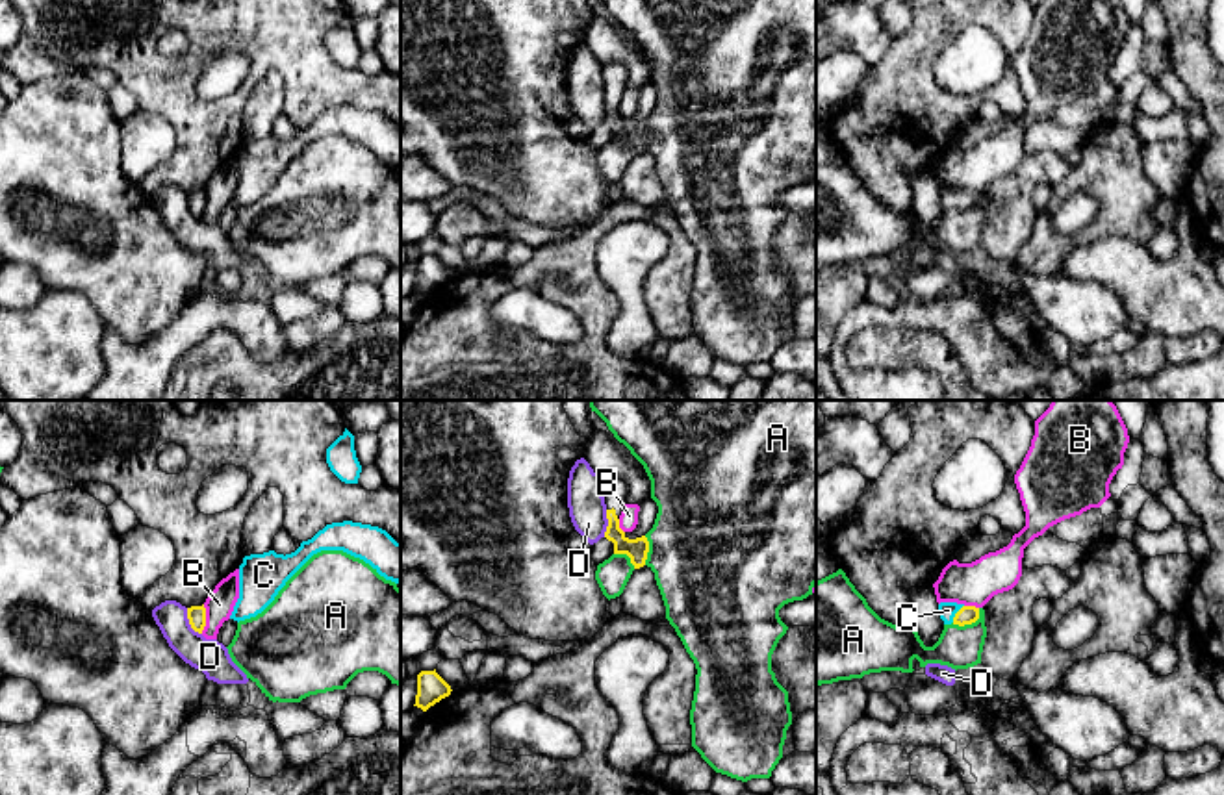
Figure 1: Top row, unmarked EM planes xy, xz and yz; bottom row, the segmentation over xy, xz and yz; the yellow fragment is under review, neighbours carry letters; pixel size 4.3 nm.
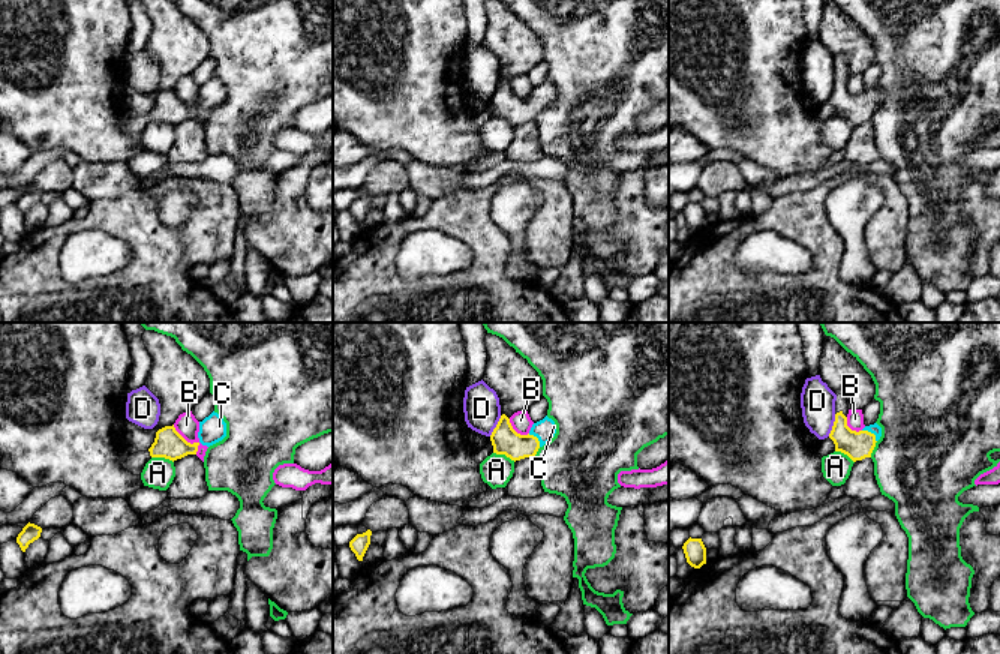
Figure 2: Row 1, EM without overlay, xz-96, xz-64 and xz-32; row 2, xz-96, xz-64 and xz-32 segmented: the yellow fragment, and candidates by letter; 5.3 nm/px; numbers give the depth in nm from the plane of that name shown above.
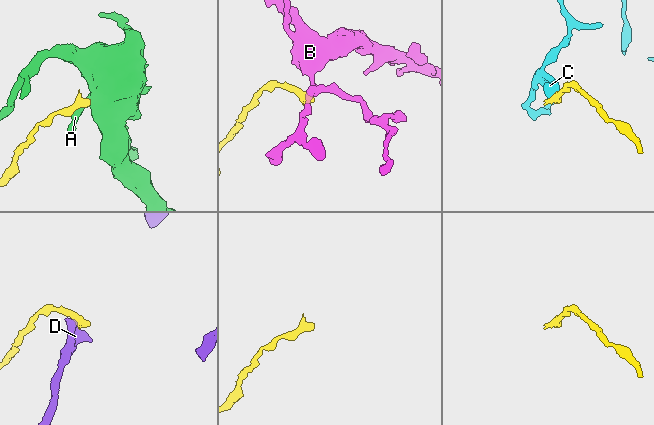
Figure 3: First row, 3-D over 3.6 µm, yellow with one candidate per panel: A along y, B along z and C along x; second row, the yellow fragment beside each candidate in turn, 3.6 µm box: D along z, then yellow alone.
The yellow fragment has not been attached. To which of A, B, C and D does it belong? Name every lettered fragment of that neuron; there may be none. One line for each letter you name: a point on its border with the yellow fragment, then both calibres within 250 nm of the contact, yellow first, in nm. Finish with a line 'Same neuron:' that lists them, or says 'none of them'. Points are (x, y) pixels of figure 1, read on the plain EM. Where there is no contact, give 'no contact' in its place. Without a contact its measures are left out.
C: contact yz (956, 199); calibres 80 and 70 nm
Same neuron: C

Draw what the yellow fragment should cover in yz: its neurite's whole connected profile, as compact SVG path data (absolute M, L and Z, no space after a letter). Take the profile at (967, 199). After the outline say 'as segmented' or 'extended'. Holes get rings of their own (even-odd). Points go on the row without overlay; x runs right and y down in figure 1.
M940 187L938 196L944 209L953 208L953 209L964 211L979 204L979 193L957 189L957 187Z; extended

